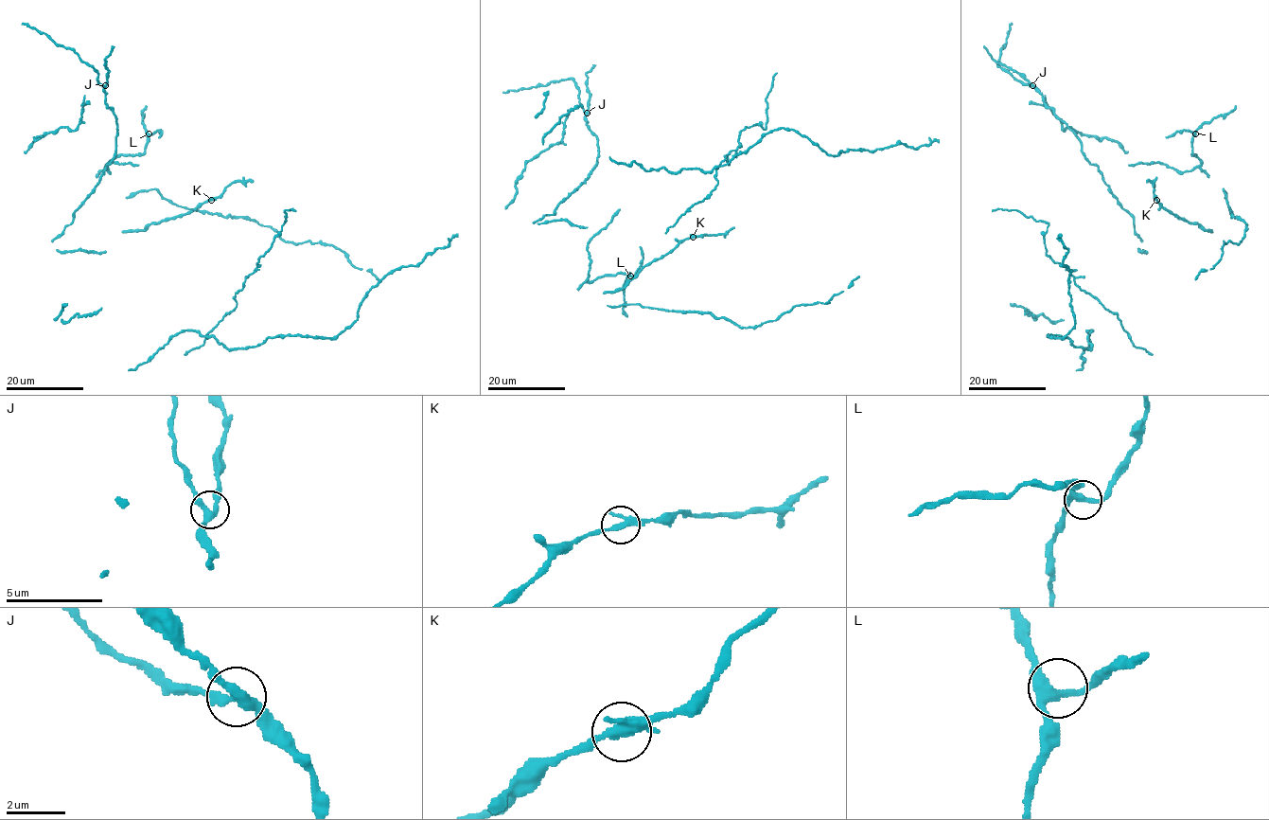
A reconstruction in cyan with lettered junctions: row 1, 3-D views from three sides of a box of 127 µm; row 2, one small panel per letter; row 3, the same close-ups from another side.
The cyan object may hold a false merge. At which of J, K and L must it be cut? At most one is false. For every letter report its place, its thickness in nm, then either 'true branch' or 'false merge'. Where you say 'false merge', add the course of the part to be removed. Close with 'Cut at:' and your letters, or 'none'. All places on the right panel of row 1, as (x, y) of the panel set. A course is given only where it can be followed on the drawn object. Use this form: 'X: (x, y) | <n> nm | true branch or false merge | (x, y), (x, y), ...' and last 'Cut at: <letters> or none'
J: (1032, 85) | 280 nm | true branch
K: (1156, 200) | 280 nm | true branch
L: (1195, 133) | 280 nm | true branch
Cut at: none

